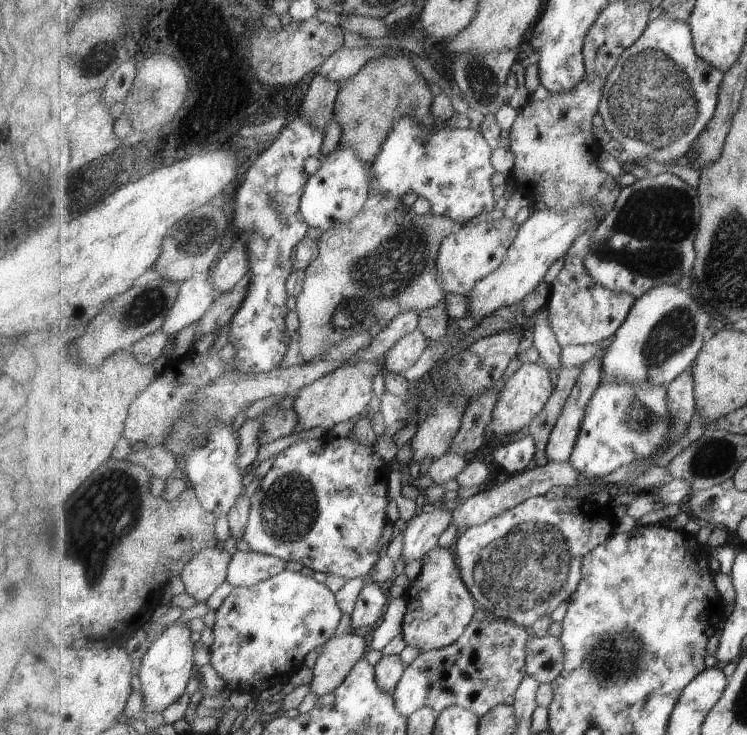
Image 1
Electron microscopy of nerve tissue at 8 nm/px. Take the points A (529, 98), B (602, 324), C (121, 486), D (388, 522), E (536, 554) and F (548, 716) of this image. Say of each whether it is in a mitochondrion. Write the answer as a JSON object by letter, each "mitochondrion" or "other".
{"A":"other","B":"other","C":"mitochondrion","D":"other","E":"mitochondrion","F":"other"}

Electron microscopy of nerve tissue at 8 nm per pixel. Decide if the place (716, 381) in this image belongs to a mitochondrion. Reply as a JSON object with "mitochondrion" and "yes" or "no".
{"mitochondrion":"no"}

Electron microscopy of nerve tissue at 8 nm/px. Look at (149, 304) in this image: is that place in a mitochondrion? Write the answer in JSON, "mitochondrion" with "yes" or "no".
{"mitochondrion":"yes"}

